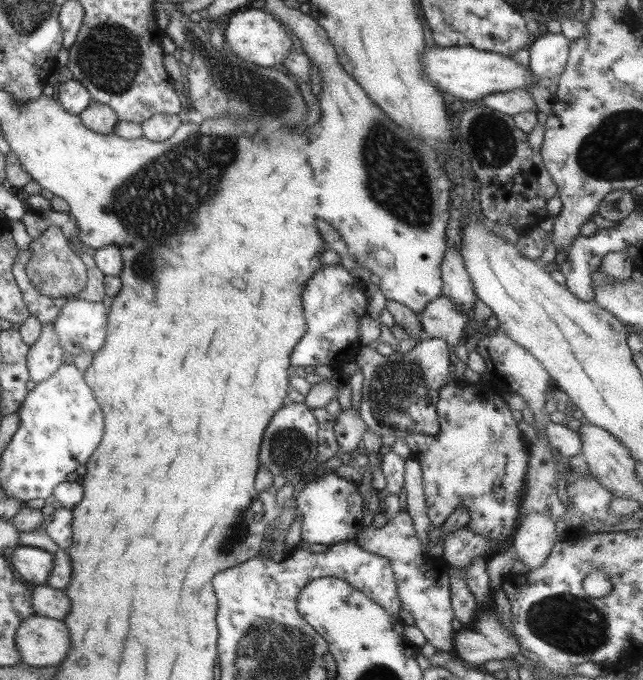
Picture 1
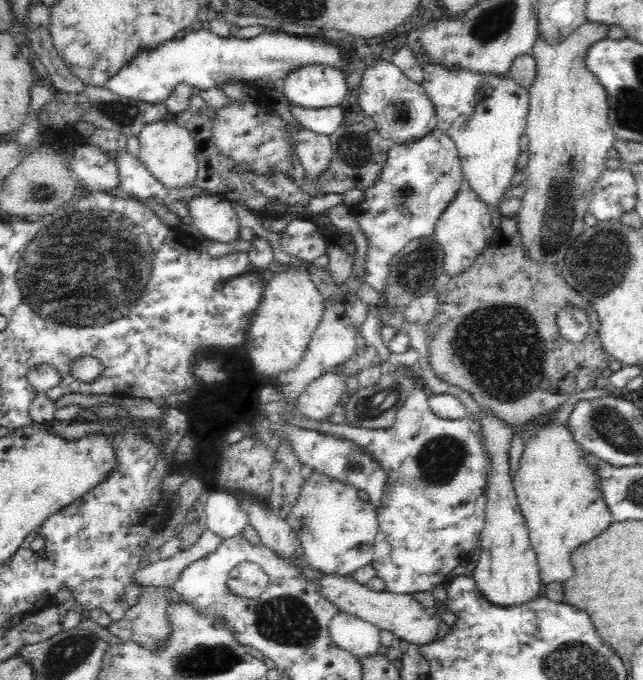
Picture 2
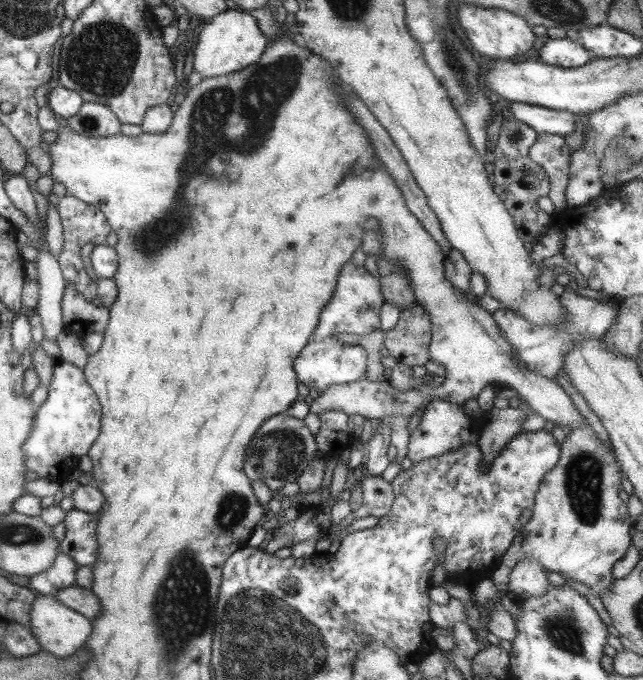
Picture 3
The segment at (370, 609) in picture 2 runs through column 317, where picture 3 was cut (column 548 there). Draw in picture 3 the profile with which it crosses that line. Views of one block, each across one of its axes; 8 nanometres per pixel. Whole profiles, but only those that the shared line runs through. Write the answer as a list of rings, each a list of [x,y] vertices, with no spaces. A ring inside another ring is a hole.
[[[521,558],[509,574],[506,590],[521,600],[542,596],[549,587],[545,572],[535,560]]]

